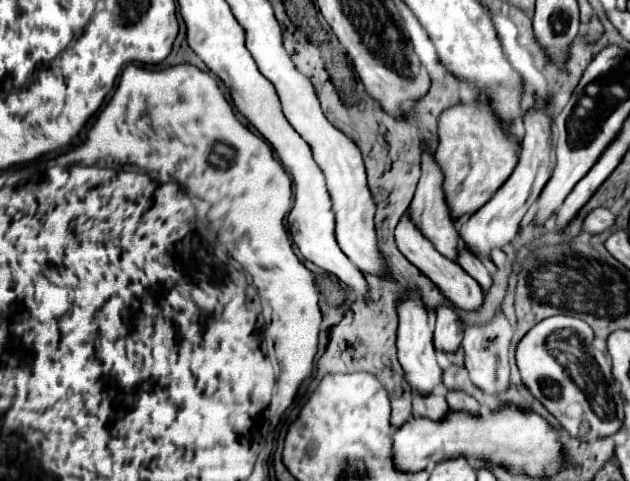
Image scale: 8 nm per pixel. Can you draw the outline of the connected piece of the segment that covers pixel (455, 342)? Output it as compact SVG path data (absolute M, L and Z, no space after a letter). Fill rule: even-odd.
M437 307L435 323L435 347L443 351L457 351L463 339L463 321L451 307Z

